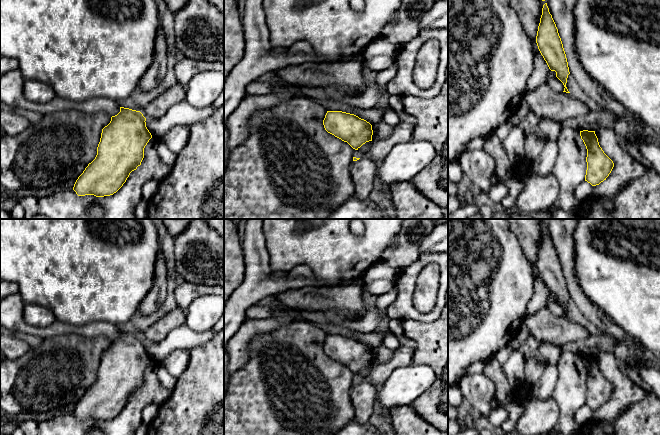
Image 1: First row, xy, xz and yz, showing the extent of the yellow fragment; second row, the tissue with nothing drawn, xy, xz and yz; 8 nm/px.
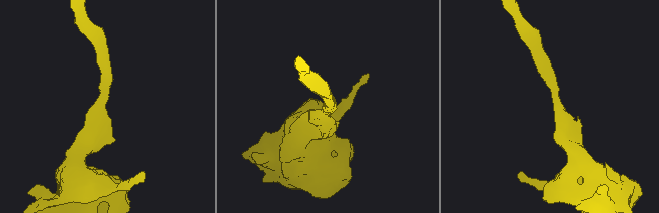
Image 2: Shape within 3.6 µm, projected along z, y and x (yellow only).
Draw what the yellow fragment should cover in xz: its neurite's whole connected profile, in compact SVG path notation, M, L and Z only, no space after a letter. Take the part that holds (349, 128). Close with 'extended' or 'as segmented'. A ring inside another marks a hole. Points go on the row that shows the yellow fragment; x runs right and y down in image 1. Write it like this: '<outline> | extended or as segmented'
M327 111L323 125L328 133L347 142L355 150L358 150L366 142L372 141L372 125L354 114L342 111Z | as segmented

